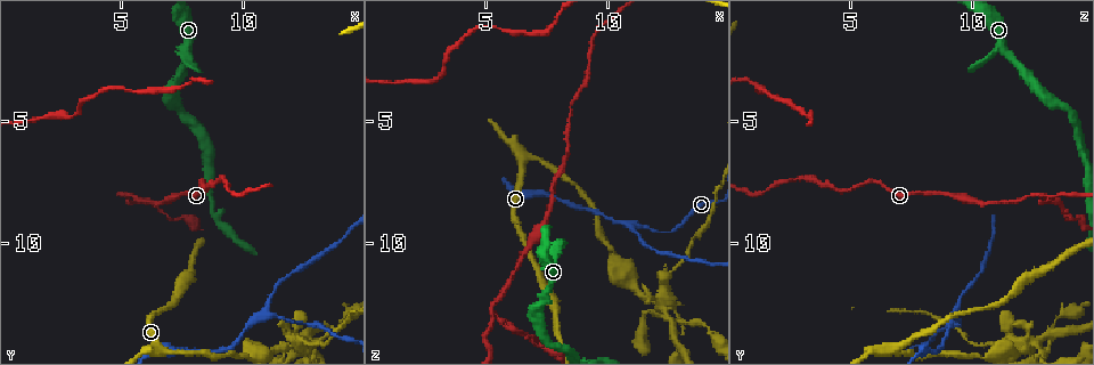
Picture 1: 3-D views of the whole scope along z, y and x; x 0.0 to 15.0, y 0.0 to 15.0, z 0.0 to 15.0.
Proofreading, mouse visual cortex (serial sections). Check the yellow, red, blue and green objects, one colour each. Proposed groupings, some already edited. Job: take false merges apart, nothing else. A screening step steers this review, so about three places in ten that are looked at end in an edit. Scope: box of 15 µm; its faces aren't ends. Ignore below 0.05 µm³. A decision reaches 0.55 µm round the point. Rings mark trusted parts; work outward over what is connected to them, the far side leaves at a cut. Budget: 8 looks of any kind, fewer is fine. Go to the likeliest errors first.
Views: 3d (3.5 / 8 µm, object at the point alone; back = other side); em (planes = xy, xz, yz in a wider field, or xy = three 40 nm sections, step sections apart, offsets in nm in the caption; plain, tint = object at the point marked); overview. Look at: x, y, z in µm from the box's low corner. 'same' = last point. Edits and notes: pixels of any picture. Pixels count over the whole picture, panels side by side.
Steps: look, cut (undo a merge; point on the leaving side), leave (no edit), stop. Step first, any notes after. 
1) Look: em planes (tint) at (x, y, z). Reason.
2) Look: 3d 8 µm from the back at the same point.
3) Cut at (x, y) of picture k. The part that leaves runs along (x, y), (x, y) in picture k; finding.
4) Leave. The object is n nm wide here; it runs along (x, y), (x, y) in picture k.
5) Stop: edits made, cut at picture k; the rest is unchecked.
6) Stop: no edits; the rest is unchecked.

Look: 3d 3.5 µm at (11.2, 13.0, 9.3). Branch point.

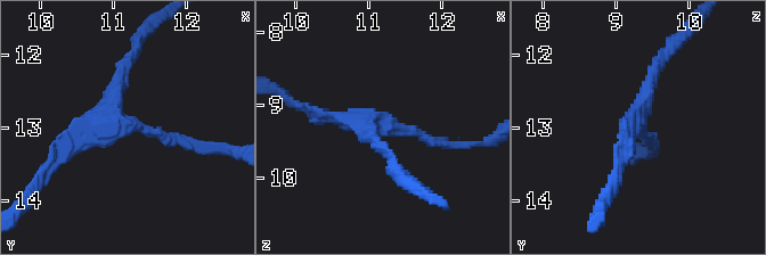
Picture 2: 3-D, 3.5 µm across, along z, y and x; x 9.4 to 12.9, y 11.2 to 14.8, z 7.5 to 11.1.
Look: em xy step 1 (tint) at (11.25, 13.00, 9.35). 3 arms meet here; the arms are 150, 200, 250 nm wide.

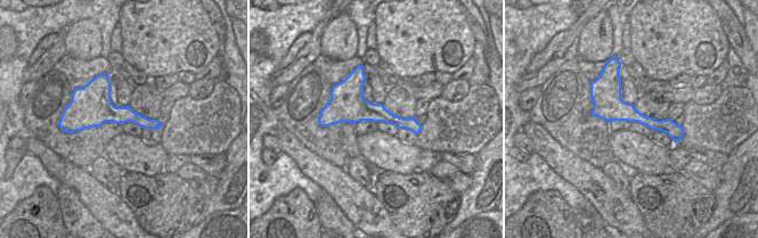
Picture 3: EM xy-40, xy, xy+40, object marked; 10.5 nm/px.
Look: em xy step 2 (tint) at the same point. Cut it another way.

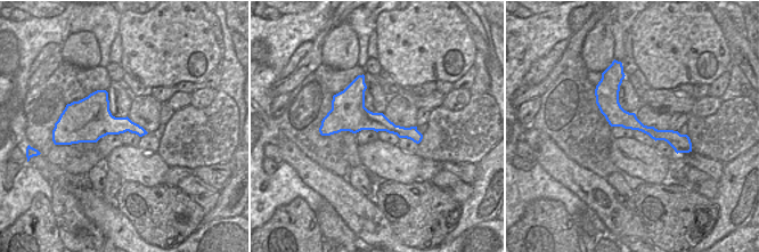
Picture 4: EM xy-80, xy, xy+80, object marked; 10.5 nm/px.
Leave. It runs along (598, 94), (623, 119), (680, 137) in picture 4; all the same cell.

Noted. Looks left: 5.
Look: 3d 3.5 µm at (5.3, 8.1, 13.1). Side arm on a straight run.

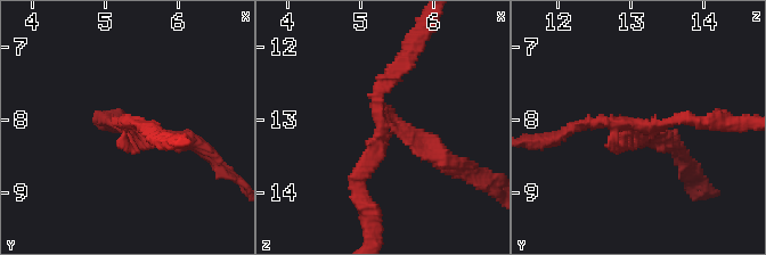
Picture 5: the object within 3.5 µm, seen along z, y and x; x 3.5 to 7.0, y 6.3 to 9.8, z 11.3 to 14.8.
Look: em xy step 1 (tint) at (5.30, 8.10, 13.10). 3 arms meet here; the arms are 150, 200, 200 nm wide.

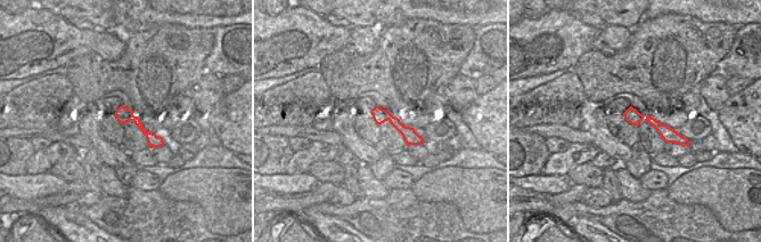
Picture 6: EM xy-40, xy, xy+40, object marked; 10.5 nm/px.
Cut at (429, 136) of picture 5. The object is 160 nm wide here; the part that leaves runs along (390, 128), (478, 182) in picture 5; two cells meet here.

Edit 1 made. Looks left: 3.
Look: overview.

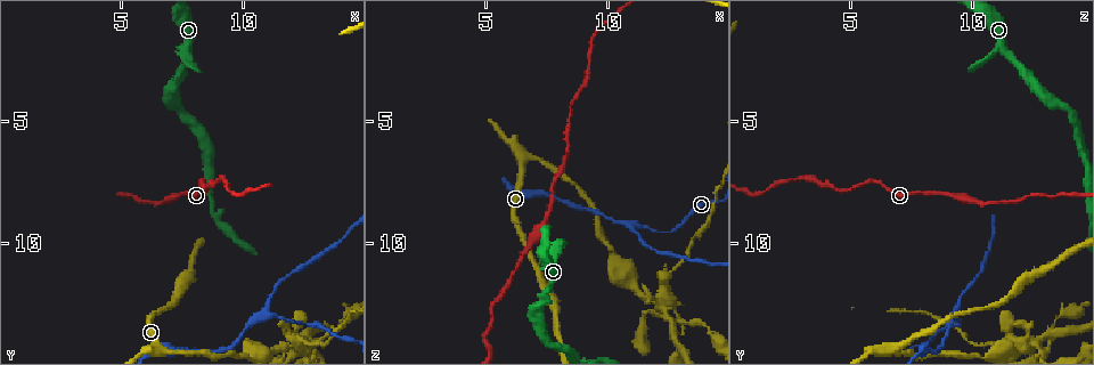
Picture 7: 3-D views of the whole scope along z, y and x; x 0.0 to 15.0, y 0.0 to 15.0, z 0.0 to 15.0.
Look: 3d 3.5 µm at (7.6, 2.2, 10.9). Sudden change in width.

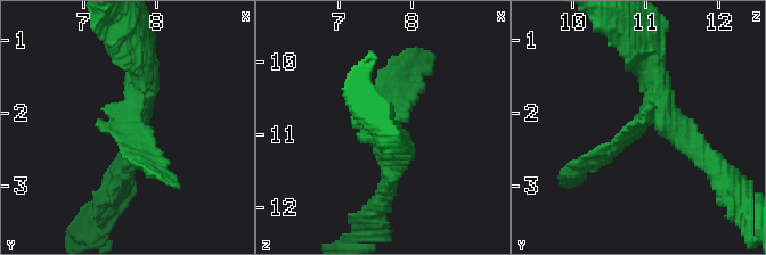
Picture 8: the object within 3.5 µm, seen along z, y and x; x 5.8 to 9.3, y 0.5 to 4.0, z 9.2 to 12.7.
Look: em xy step 3 (tint) at (7.65, 2.20, 10.90). Shape alone is not enough.

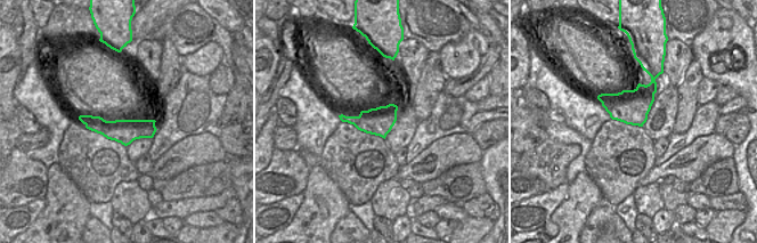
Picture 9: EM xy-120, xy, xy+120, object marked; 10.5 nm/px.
Cut at (596, 153) of picture 8. A second cell is stuck on.

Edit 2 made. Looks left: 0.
Stop: edits made, cut at picture 5, cut at picture 8; the rest is unchecked.

